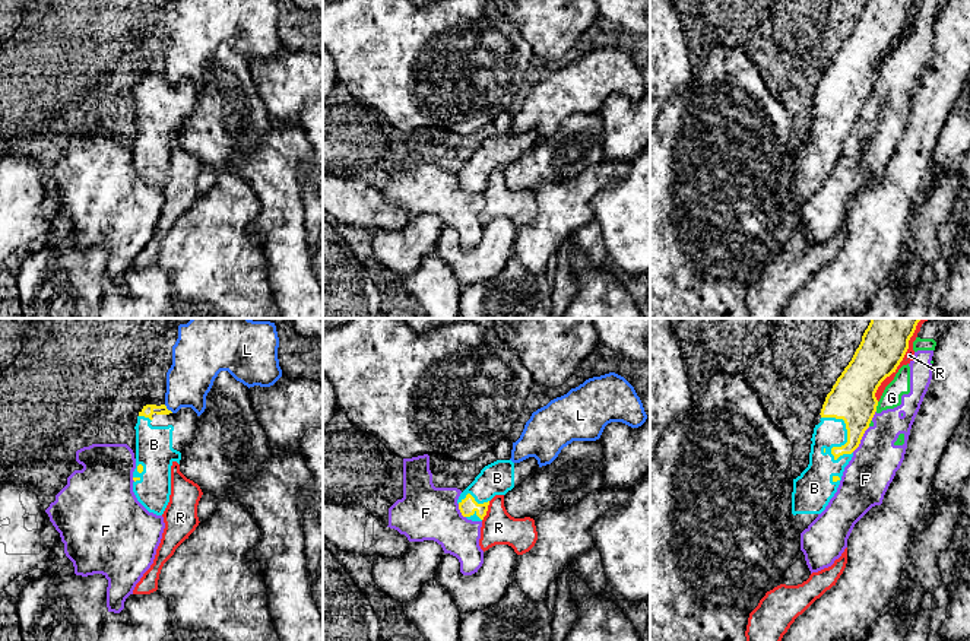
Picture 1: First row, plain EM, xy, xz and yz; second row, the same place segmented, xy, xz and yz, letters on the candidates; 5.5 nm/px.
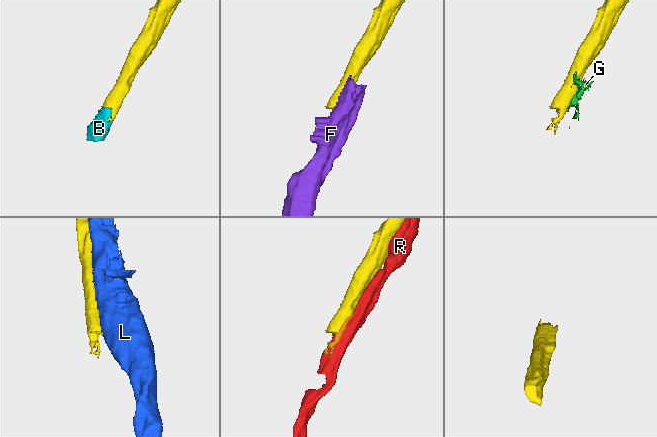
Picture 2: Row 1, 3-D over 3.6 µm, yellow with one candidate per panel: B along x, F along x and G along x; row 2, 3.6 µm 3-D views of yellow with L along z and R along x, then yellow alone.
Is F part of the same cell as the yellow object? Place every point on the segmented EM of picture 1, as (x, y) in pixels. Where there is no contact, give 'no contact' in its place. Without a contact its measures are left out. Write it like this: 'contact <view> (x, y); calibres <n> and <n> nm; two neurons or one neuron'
contact yz (861, 438); calibres 260 and 260 nm; two neurons

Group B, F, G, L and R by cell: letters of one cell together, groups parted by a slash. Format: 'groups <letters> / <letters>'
groups B / F G / L / R

